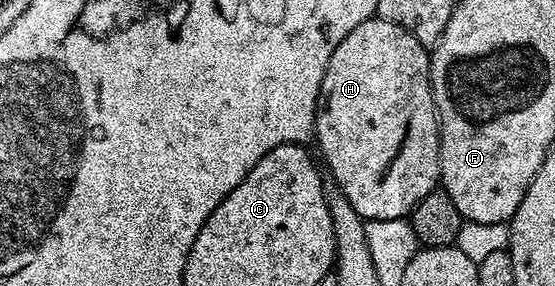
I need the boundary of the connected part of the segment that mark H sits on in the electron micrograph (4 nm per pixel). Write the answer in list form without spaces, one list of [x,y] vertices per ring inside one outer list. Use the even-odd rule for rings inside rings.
[[[375,16],[375,17],[373,17],[373,18],[369,18],[369,19],[368,19],[368,20],[364,20],[364,24],[356,24],[356,28],[352,28],[352,32],[348,32],[348,36],[344,36],[344,40],[340,40],[340,45],[339,45],[339,46],[338,46],[338,47],[336,47],[336,52],[332,52],[332,56],[331,56],[331,57],[330,57],[330,59],[329,59],[329,60],[328,60],[328,68],[327,68],[327,69],[326,69],[326,71],[325,71],[325,72],[324,72],[324,80],[323,80],[323,81],[322,81],[322,83],[321,83],[321,84],[320,84],[320,96],[319,96],[319,97],[318,97],[318,107],[317,107],[317,108],[316,108],[316,120],[315,120],[315,121],[314,121],[314,138],[315,138],[315,139],[316,139],[316,143],[317,143],[317,142],[318,142],[318,150],[319,150],[319,152],[320,152],[320,153],[322,153],[322,158],[323,158],[323,159],[322,159],[322,158],[321,158],[321,161],[322,161],[322,162],[323,162],[323,163],[324,163],[324,166],[325,166],[325,162],[324,162],[324,161],[326,161],[326,166],[327,166],[327,168],[328,168],[328,169],[330,169],[330,174],[331,174],[331,176],[332,176],[332,177],[334,177],[334,178],[331,178],[331,179],[332,179],[332,182],[333,182],[333,185],[336,185],[336,186],[338,186],[338,187],[339,187],[339,188],[341,188],[341,189],[342,189],[342,191],[343,191],[343,192],[344,192],[344,196],[348,196],[348,201],[349,201],[349,202],[350,202],[350,203],[352,203],[352,208],[356,208],[356,212],[357,212],[357,213],[358,213],[358,214],[359,214],[359,216],[361,216],[361,217],[362,217],[362,219],[364,219],[364,220],[369,220],[369,221],[371,221],[371,222],[375,222],[375,221],[376,221],[376,220],[396,220],[396,219],[397,219],[397,218],[406,218],[406,217],[407,217],[407,215],[409,215],[409,213],[410,213],[410,211],[411,211],[411,210],[413,210],[413,208],[414,208],[414,206],[415,206],[415,205],[416,205],[416,204],[420,204],[420,200],[424,200],[424,196],[428,196],[428,195],[429,195],[429,194],[431,194],[431,193],[432,193],[432,191],[433,191],[433,190],[437,190],[437,189],[439,189],[439,186],[440,186],[440,179],[441,179],[441,176],[442,176],[442,169],[441,169],[441,168],[440,168],[440,152],[439,152],[439,151],[438,151],[438,136],[439,136],[439,133],[438,133],[438,111],[437,111],[437,110],[435,110],[435,108],[434,108],[434,93],[433,93],[433,92],[432,92],[432,88],[431,88],[431,87],[430,87],[430,56],[429,56],[429,53],[428,53],[428,50],[427,50],[427,47],[424,47],[424,46],[422,46],[422,45],[421,45],[421,44],[420,44],[420,40],[416,40],[416,36],[412,36],[412,35],[411,35],[411,34],[410,34],[410,33],[408,33],[408,31],[407,31],[407,30],[405,30],[405,29],[404,29],[404,28],[400,28],[400,24],[392,24],[392,23],[391,23],[391,22],[389,22],[389,21],[388,21],[388,20],[384,20],[384,19],[383,19],[383,18],[379,18],[379,17],[377,17],[377,16]]]

